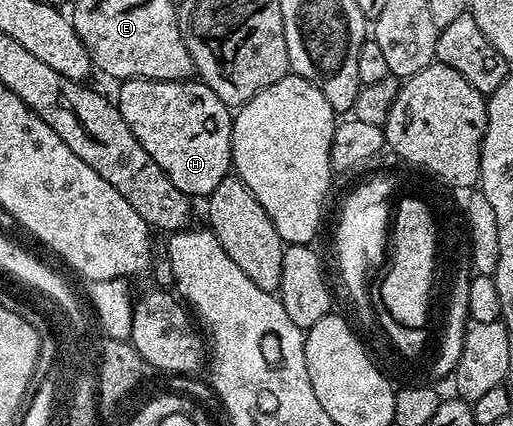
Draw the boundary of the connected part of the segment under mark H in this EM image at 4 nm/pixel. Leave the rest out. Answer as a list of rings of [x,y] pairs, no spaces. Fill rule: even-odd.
[[[124,79],[118,84],[119,99],[117,98],[117,106],[121,117],[125,121],[125,125],[129,125],[129,129],[133,133],[133,137],[137,137],[139,144],[149,153],[153,160],[157,161],[157,165],[168,175],[169,180],[177,187],[184,191],[190,197],[206,197],[213,193],[213,189],[217,189],[217,185],[221,185],[221,181],[228,178],[231,166],[231,124],[233,122],[232,108],[226,107],[221,101],[221,97],[217,97],[217,93],[213,93],[213,89],[209,89],[209,85],[205,85],[201,81],[153,81],[152,79]]]

